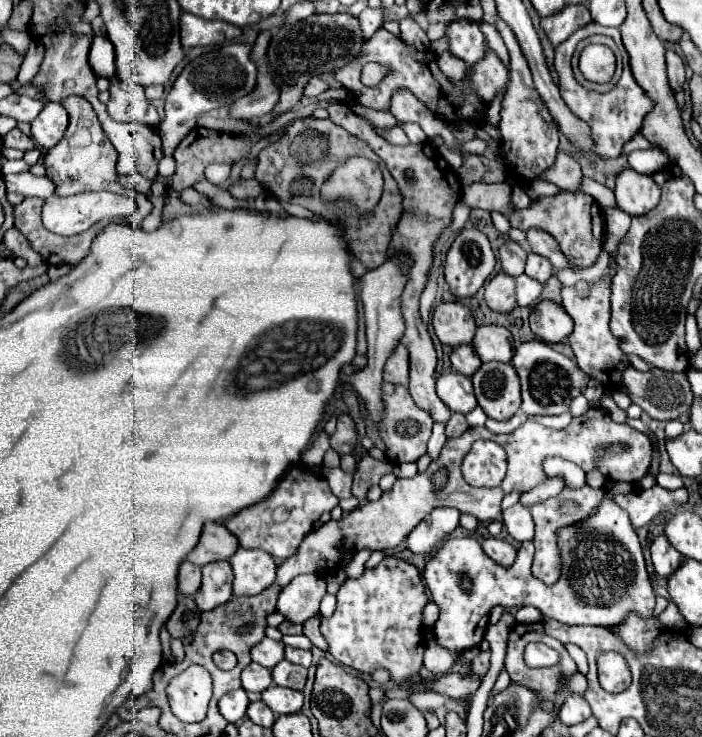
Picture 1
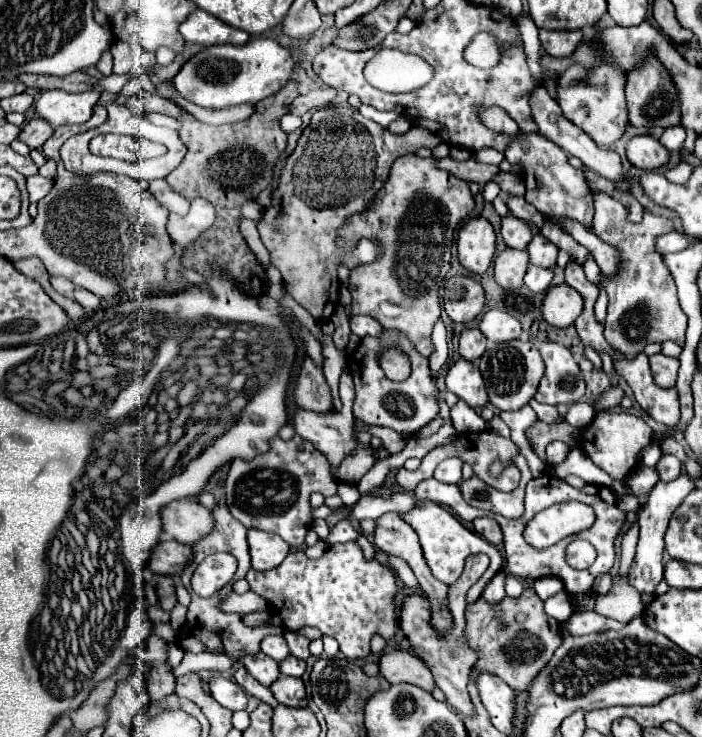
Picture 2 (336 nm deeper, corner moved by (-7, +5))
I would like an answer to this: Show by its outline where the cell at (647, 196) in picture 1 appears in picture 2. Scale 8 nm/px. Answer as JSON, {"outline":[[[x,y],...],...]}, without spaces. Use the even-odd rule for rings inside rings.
{"outline":[[[635,136],[627,142],[627,158],[639,170],[659,170],[667,166],[669,152],[653,136]]]}

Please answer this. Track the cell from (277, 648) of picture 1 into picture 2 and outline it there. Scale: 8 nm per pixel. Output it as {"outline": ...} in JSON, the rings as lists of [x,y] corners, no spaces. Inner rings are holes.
{"outline":[[[265,636],[261,640],[261,652],[267,654],[269,658],[273,658],[275,662],[281,662],[289,656],[289,650],[287,650],[287,642],[283,636]]]}

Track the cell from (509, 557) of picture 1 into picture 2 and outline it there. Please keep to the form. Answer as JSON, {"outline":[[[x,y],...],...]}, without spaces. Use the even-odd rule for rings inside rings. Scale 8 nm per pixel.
{"outline":[[[477,518],[477,520],[473,520],[473,528],[479,536],[483,536],[491,544],[501,544],[503,542],[501,528],[493,518]]]}

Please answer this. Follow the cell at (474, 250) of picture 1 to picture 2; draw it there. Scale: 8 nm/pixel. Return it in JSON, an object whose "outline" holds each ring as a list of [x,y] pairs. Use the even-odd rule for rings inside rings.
{"outline":[[[469,218],[457,236],[457,252],[459,262],[473,274],[483,274],[491,258],[495,254],[495,230],[493,226],[481,218]]]}

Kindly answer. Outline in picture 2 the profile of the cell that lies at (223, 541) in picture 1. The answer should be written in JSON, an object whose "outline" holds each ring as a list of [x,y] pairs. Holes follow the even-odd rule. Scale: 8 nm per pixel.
{"outline":[[[175,500],[163,512],[163,530],[177,542],[193,546],[199,538],[205,538],[213,530],[211,510],[201,506],[197,500]]]}

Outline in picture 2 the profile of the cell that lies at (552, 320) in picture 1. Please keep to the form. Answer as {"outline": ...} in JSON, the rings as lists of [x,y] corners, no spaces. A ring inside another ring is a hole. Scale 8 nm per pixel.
{"outline":[[[567,284],[553,286],[545,294],[541,312],[547,324],[555,328],[567,328],[583,312],[583,298],[577,290],[571,290],[571,286]]]}

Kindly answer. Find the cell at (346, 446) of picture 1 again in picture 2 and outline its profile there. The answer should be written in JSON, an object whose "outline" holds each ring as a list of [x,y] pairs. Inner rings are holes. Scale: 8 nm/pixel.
{"outline":[[[307,358],[301,366],[301,374],[299,374],[297,386],[295,386],[295,400],[301,408],[315,410],[319,414],[333,410],[331,390],[325,382],[321,368],[317,368],[311,358]]]}

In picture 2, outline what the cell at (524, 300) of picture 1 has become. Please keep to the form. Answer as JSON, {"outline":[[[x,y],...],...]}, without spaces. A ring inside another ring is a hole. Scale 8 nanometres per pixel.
{"outline":[[[529,266],[527,274],[525,274],[525,286],[531,292],[545,292],[551,286],[551,278],[553,278],[553,270],[551,268]]]}

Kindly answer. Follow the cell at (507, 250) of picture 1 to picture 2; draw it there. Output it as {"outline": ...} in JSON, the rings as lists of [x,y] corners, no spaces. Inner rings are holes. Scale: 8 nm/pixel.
{"outline":[[[505,216],[501,222],[501,236],[509,248],[525,250],[533,238],[533,232],[527,222],[521,222],[515,216]]]}

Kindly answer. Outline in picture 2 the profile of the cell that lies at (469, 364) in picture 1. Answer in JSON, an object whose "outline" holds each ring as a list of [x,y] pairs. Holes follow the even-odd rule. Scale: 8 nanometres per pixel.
{"outline":[[[467,328],[461,332],[459,336],[459,354],[469,360],[475,362],[481,358],[481,354],[485,352],[485,344],[487,338],[483,338],[483,332],[477,328]]]}

